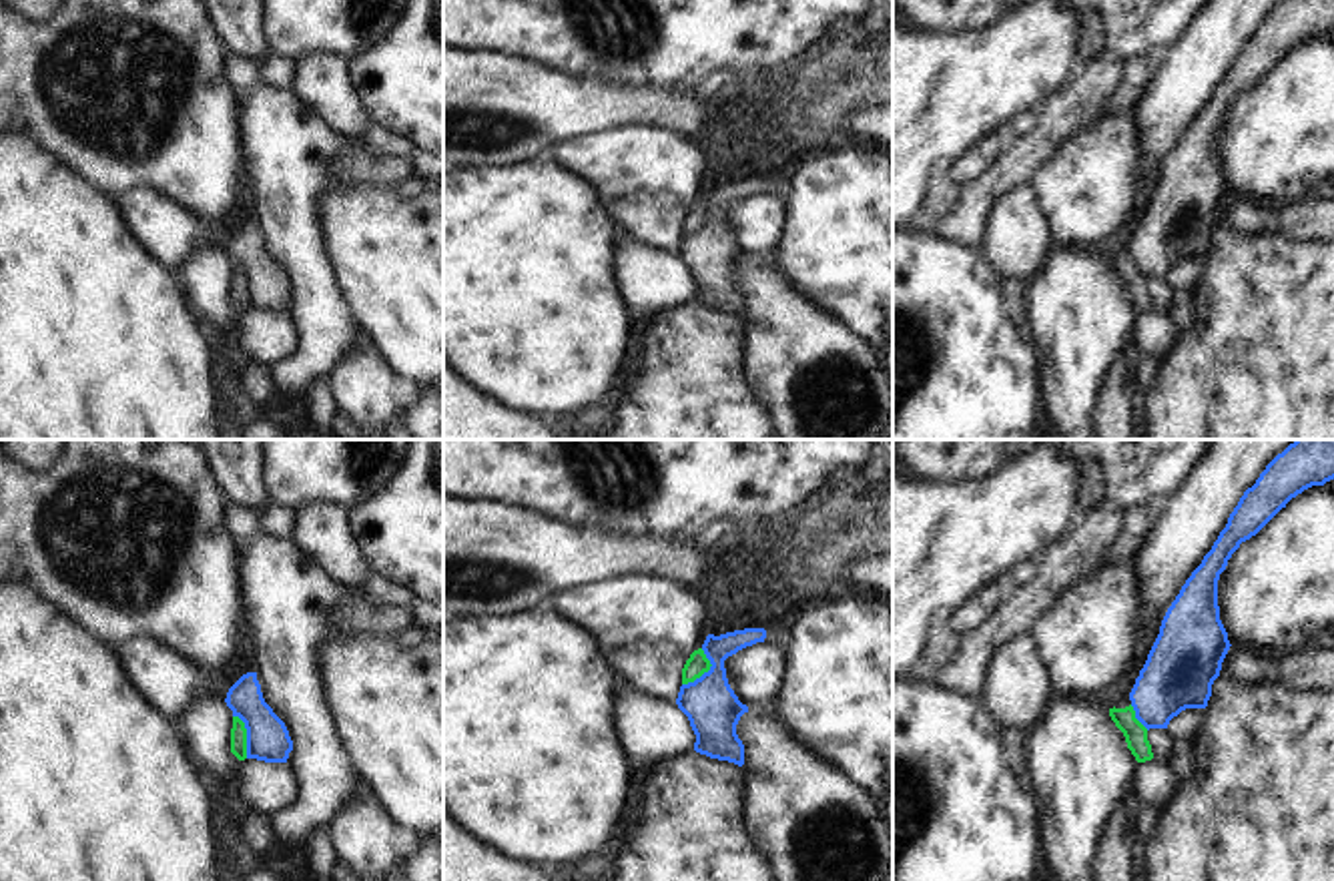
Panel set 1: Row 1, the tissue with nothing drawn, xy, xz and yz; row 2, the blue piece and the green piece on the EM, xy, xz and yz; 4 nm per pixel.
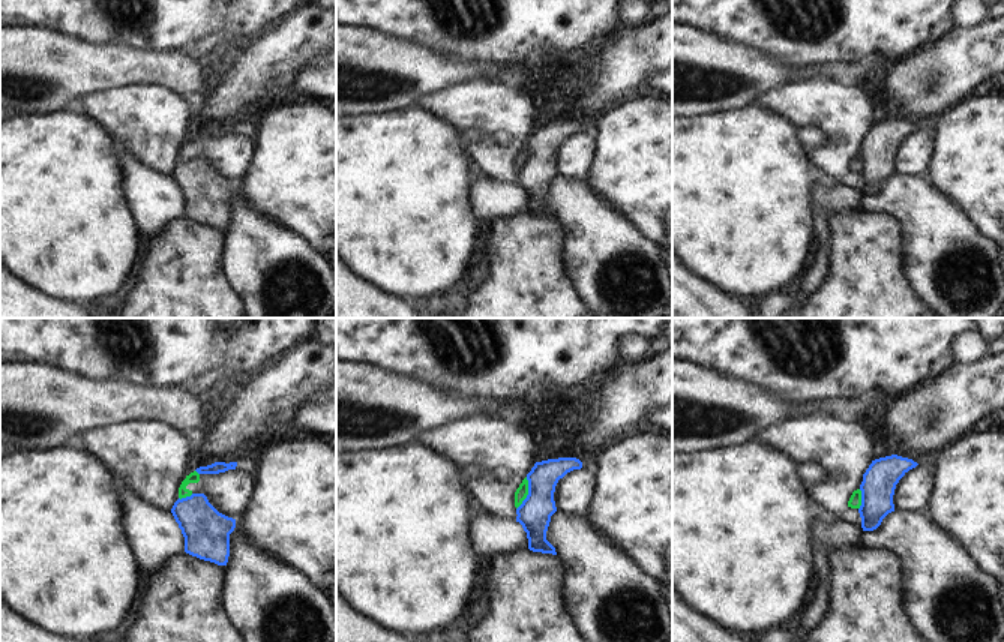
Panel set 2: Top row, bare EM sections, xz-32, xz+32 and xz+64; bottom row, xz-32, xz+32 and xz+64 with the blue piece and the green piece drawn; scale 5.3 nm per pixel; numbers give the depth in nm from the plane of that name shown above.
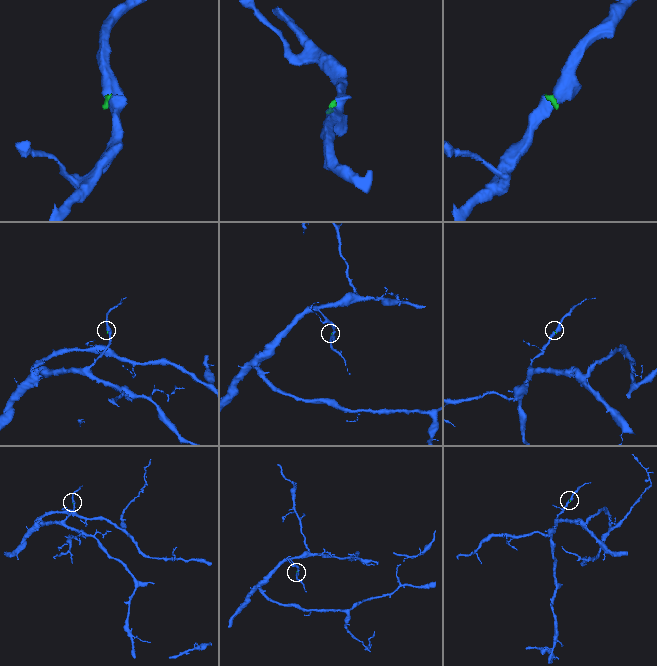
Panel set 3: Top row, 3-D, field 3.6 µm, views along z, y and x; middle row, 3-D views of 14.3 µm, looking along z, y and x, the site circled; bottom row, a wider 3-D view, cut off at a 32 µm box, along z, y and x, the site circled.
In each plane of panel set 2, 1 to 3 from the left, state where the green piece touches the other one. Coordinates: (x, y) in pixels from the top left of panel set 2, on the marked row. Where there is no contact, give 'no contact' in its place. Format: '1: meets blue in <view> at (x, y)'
1: meets blue in xz-32 at (186, 497)
2: meets blue in xz+32 at (529, 494)
3: meets blue in xz+64 at (862, 500)

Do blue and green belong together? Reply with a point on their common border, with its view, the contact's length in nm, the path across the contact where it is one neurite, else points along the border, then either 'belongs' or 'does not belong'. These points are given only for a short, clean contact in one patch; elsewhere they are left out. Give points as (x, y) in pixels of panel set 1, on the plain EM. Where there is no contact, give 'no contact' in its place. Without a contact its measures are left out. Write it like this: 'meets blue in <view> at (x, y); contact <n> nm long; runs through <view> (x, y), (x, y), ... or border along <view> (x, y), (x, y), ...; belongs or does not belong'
meets blue in xz at (705, 223); contact 170 nm long; border along xz (703, 199), (711, 217), (683, 235); does not belong

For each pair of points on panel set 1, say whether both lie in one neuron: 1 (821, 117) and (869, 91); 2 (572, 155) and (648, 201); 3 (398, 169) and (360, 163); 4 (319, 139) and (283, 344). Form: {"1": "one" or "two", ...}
{"1": "one", "2": "one", "3": "one", "4": "two"}

